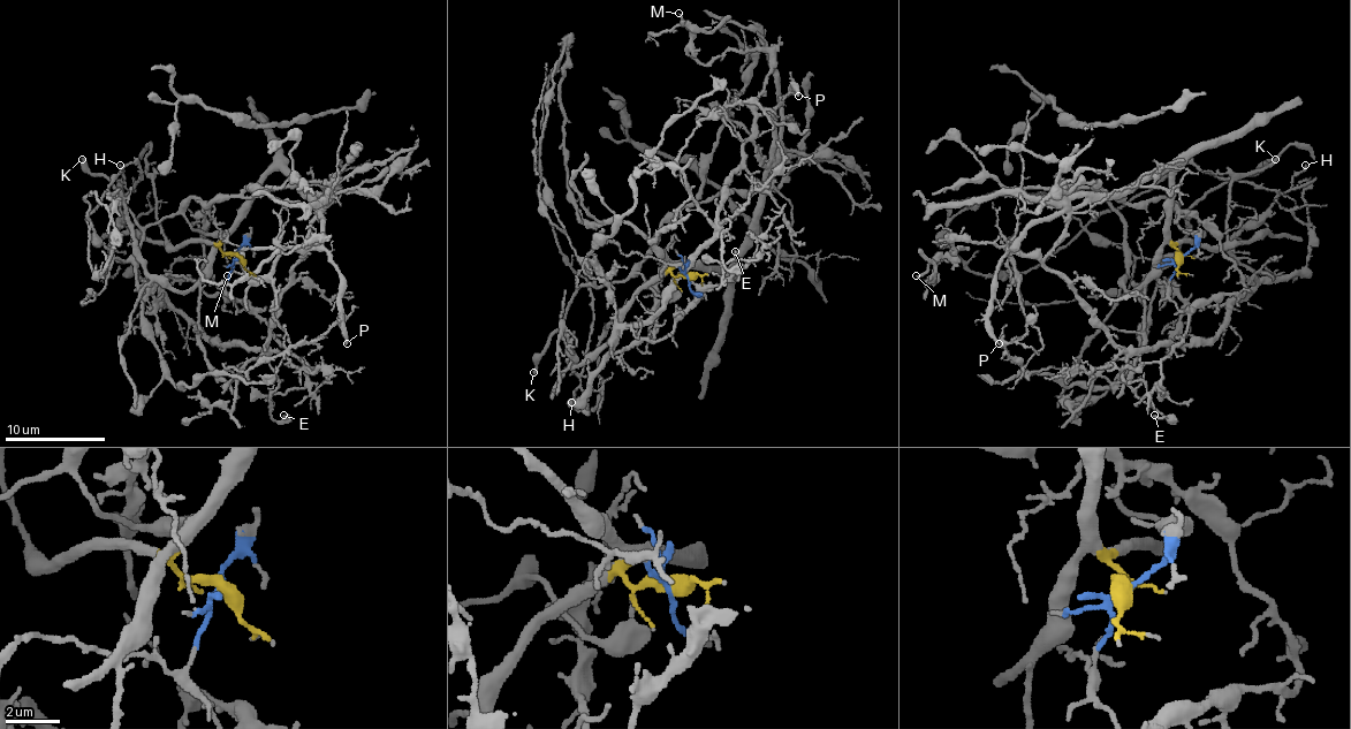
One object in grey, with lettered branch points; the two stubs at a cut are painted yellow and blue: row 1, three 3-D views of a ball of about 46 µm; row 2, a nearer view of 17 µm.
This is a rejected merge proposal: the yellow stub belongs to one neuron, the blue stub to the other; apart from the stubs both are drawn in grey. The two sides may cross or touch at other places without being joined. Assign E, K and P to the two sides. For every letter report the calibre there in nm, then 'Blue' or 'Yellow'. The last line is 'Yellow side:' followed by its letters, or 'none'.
E: Thickness 140 nm. Blue
K: Thickness 260 nm. Blue
P: Thickness 220 nm. Yellow
Yellow side: P

